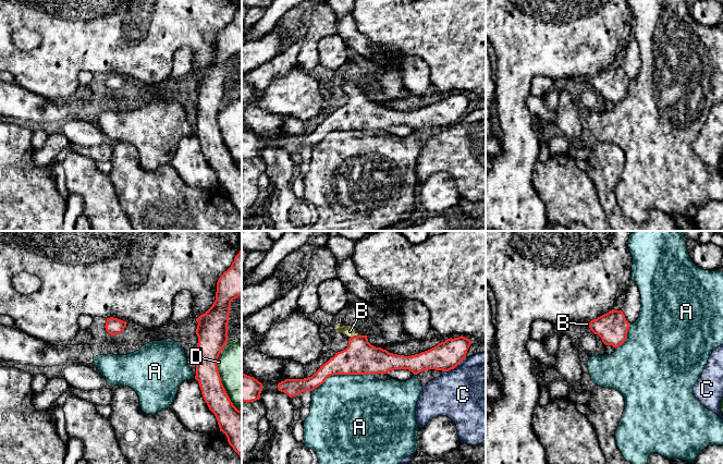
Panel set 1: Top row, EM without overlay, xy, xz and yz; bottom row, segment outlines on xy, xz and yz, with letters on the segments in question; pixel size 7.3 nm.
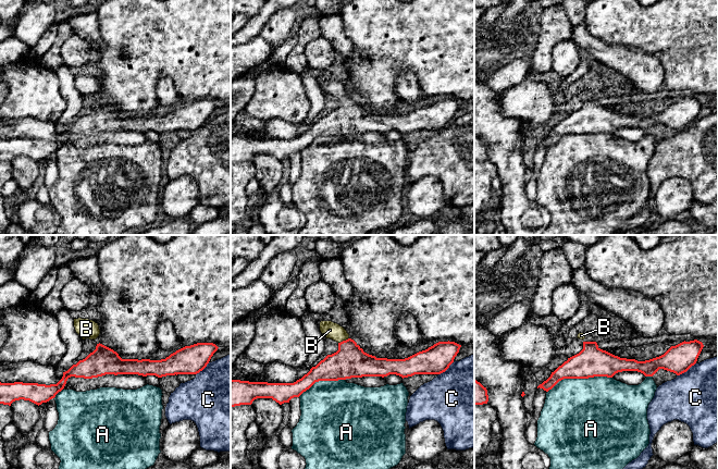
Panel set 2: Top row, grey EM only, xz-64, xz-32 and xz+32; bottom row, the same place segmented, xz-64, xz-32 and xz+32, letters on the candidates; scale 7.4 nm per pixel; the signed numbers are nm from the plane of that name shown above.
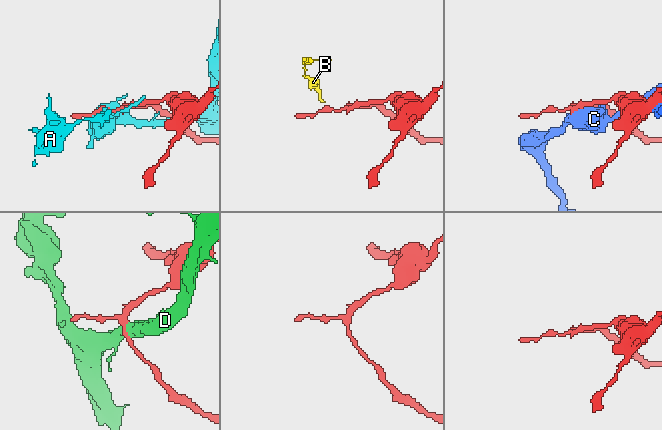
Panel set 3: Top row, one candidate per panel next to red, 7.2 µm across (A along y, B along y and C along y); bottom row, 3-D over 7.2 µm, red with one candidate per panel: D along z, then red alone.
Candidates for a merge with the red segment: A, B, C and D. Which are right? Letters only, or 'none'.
B

